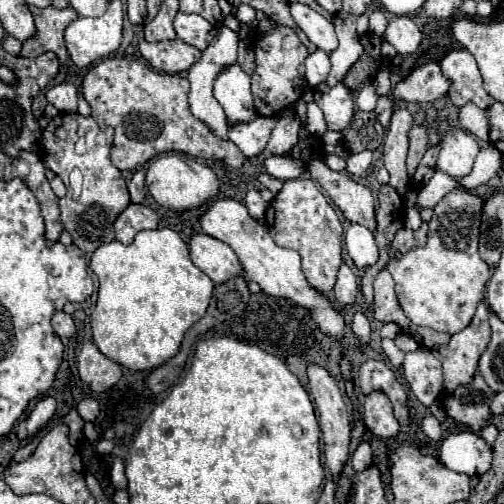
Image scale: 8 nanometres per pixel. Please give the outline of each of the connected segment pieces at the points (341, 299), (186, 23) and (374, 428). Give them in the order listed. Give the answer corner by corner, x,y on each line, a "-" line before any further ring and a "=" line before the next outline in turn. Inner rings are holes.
343,265
339,269
339,275
337,275
337,280
335,287
333,287
333,297
335,301
345,307
345,305
355,305
355,299
357,299
357,277
353,275
353,271
=
177,13
173,27
175,27
179,39
197,47
199,51
205,51
207,45
213,41
215,33
217,33
215,27
209,21
205,21
201,15
=
371,391
363,405
363,419
367,429
377,437
393,437
399,433
399,421
393,417
391,401
381,391

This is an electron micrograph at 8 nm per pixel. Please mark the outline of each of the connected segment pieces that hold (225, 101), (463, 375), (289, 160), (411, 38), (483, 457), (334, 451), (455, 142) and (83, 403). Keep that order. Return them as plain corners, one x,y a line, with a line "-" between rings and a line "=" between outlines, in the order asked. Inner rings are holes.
241,65
225,67
213,85
213,95
219,105
225,109
225,115
231,121
251,121
257,117
253,111
251,97
251,77
241,69
=
479,303
477,313
467,329
453,335
445,347
433,347
433,355
443,365
445,391
453,391
461,383
469,383
477,371
477,361
491,339
489,307
=
283,155
283,157
267,157
265,159
265,169
269,175
281,179
281,181
287,181
287,179
297,179
301,177
305,165
289,155
=
393,17
387,25
385,41
389,41
401,55
415,53
421,43
421,31
411,17
=
461,431
449,435
441,443
439,459
451,471
475,477
491,467
491,449
485,447
485,443
481,443
481,437
475,433
=
311,363
307,367
307,375
309,375
311,395
313,395
317,411
319,411
319,427
321,427
323,443
325,443
325,465
329,467
333,477
337,479
337,475
341,473
341,467
343,467
343,463
347,461
347,455
349,455
349,433
351,433
349,411
347,411
347,405
343,401
341,389
337,387
337,381
331,377
331,373
327,369
323,369
321,365
=
447,119
437,123
437,133
441,137
441,151
435,169
445,171
453,177
467,175
479,153
479,145
471,133
461,127
451,125
=
81,399
79,405
77,405
77,411
81,415
83,421
89,421
89,423
95,423
101,409
99,409
99,403
95,399

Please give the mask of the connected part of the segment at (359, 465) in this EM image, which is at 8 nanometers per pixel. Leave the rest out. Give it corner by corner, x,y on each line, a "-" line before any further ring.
363,441
353,455
353,469
359,473
365,471
369,465
371,465
371,447
367,441

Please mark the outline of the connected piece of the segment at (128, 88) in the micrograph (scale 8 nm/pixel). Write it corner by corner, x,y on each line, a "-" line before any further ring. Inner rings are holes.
105,57
97,61
81,81
81,95
91,105
91,117
101,127
113,127
111,161
121,171
137,171
151,157
165,151
181,151
199,159
225,161
241,167
245,155
233,141
217,137
203,121
189,111
189,81
175,73
161,73
141,61

